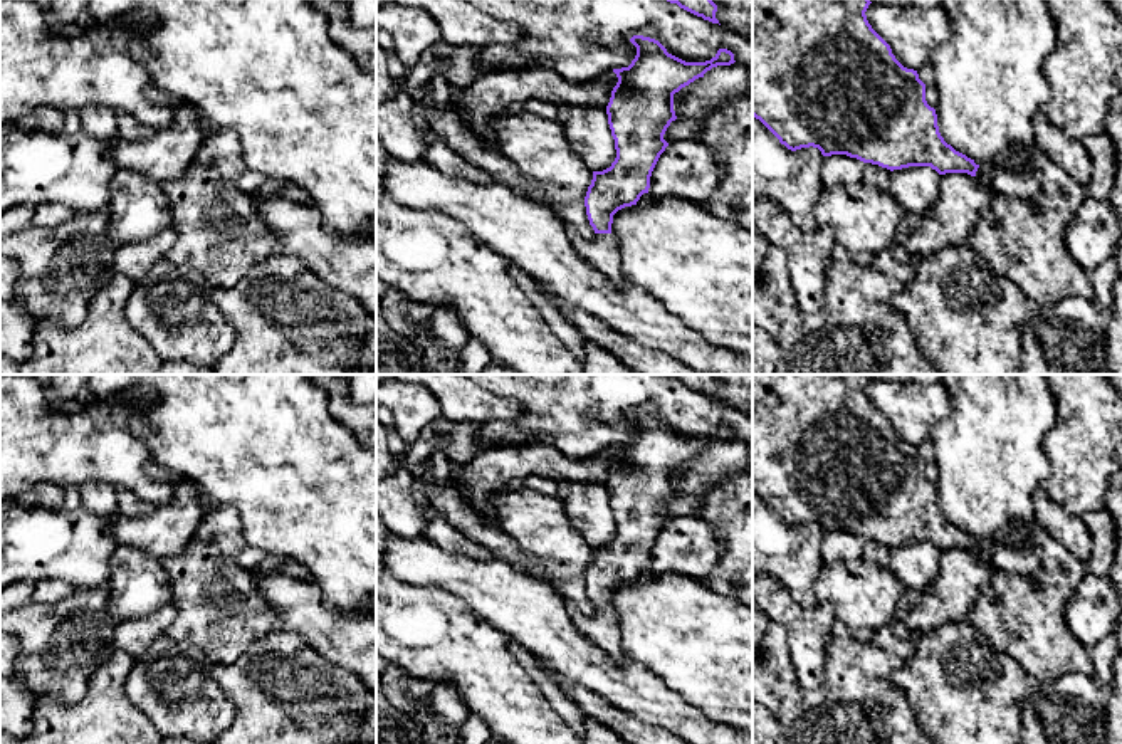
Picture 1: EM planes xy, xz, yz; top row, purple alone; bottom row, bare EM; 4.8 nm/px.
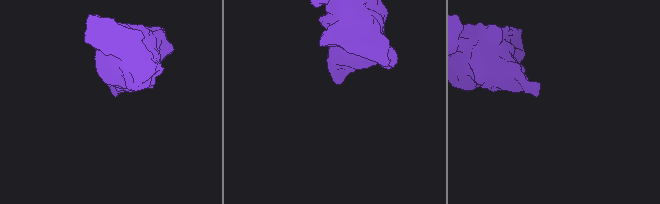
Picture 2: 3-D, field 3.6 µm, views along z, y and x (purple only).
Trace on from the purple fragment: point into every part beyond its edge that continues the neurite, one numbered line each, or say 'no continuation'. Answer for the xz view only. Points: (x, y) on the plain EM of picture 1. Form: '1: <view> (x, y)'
1: xz (602, 627)

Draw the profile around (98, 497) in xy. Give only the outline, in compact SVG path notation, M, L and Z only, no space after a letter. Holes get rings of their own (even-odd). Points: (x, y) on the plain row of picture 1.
M87 482L81 487L81 506L99 516L113 516L118 512L116 487L104 482Z

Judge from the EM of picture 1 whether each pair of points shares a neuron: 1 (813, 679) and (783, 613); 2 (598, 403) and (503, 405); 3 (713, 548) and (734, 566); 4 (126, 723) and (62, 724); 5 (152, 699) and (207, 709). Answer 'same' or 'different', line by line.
1: same
2: different
3: different
4: same
5: same

